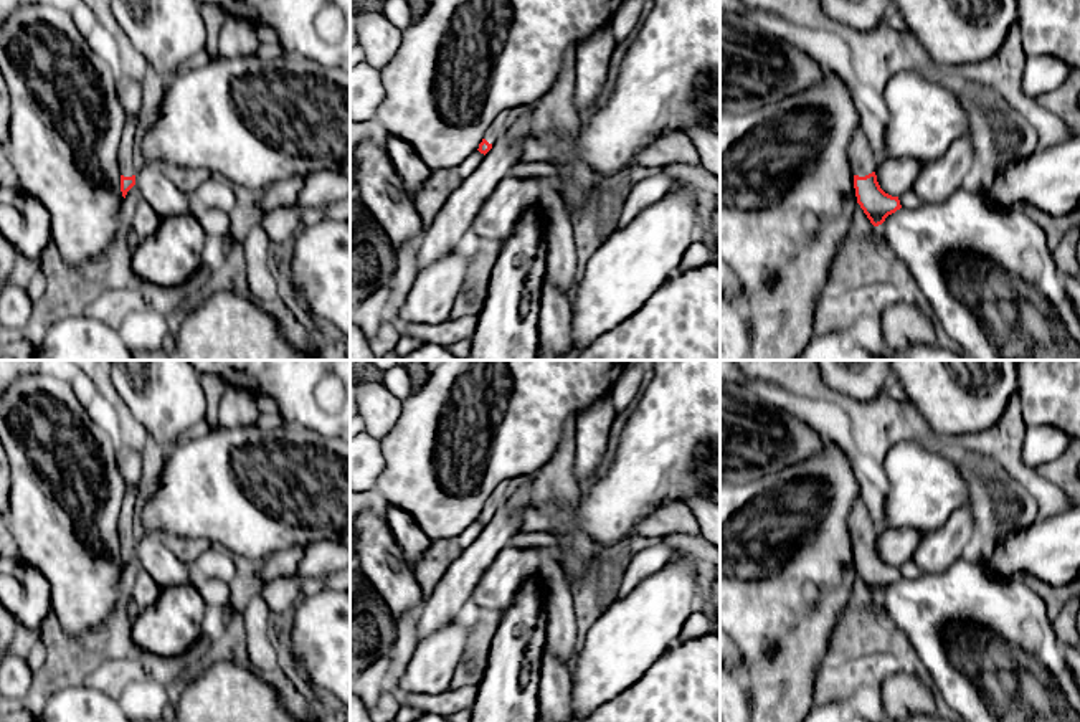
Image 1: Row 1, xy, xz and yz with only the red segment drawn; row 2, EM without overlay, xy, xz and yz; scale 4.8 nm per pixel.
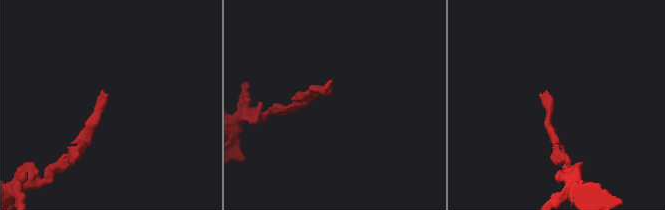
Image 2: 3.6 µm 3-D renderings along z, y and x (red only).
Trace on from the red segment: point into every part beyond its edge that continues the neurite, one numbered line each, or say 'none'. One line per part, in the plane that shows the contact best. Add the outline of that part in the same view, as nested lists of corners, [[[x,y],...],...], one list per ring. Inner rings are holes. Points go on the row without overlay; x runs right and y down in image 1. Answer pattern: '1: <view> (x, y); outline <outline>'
1: yz (862, 531); outline [[[855,501],[849,515],[849,534],[854,545],[865,547],[875,540],[877,529],[862,501]]]

